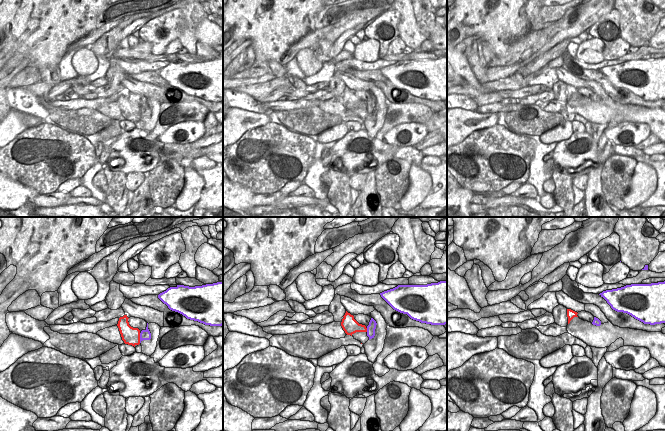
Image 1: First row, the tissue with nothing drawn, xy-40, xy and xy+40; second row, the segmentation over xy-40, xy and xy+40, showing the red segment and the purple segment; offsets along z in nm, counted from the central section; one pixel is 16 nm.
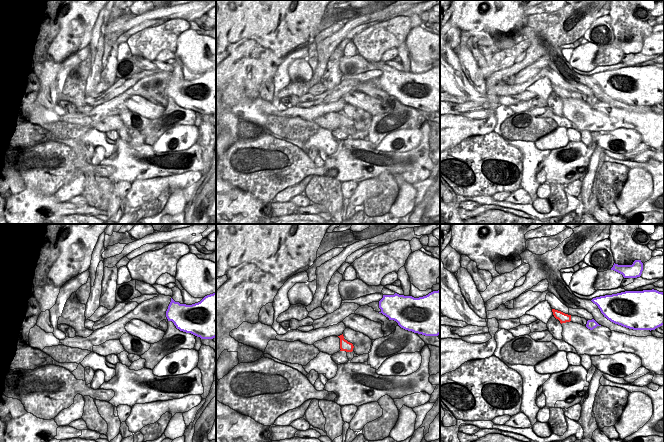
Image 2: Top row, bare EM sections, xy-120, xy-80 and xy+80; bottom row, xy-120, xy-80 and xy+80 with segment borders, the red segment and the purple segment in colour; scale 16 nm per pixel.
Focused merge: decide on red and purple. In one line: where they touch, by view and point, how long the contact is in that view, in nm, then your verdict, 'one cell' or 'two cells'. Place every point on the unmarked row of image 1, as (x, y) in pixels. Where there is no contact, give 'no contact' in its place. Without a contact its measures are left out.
meets red in xy-40 at (139, 114); contact 160 nm long; two cells

